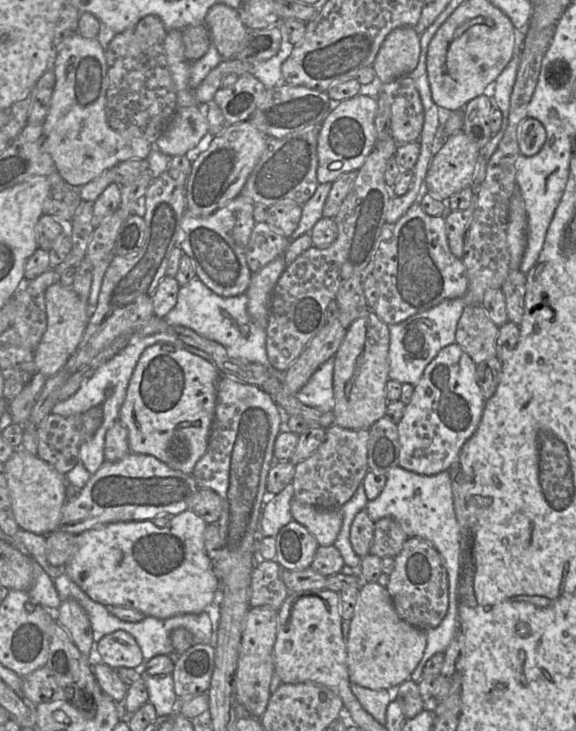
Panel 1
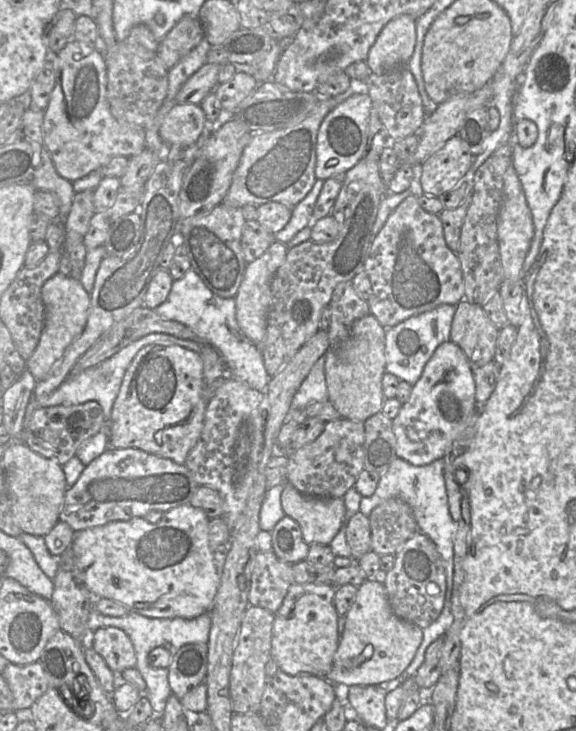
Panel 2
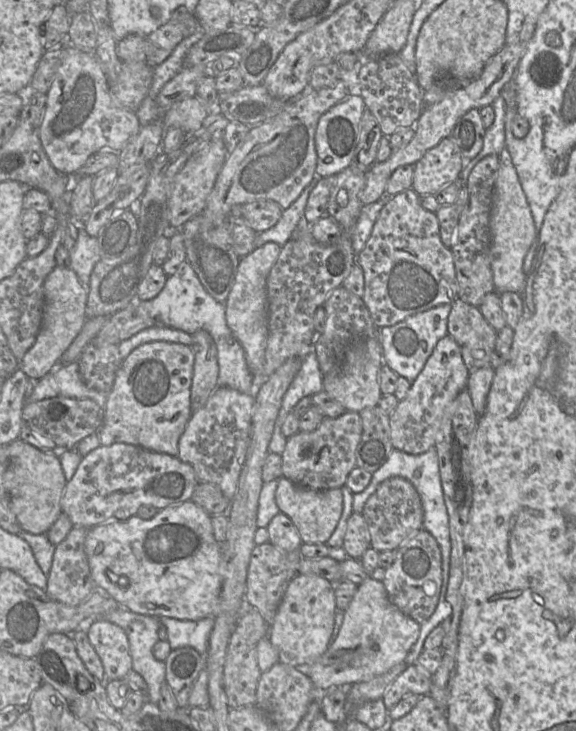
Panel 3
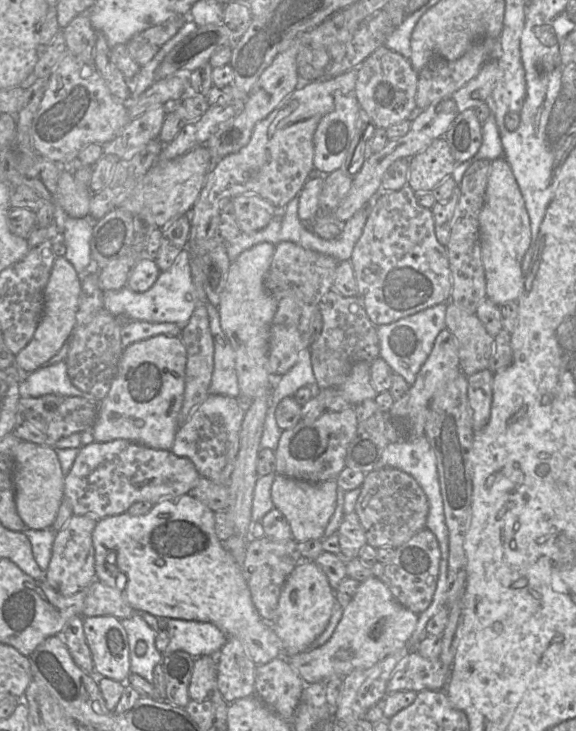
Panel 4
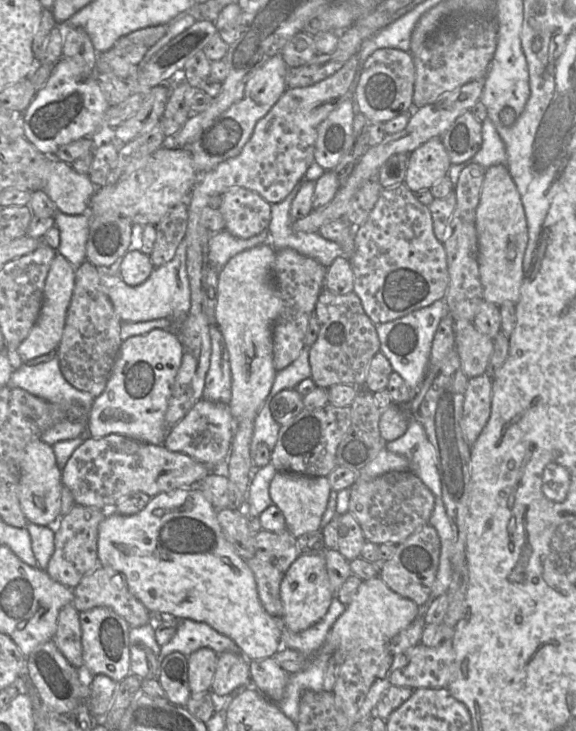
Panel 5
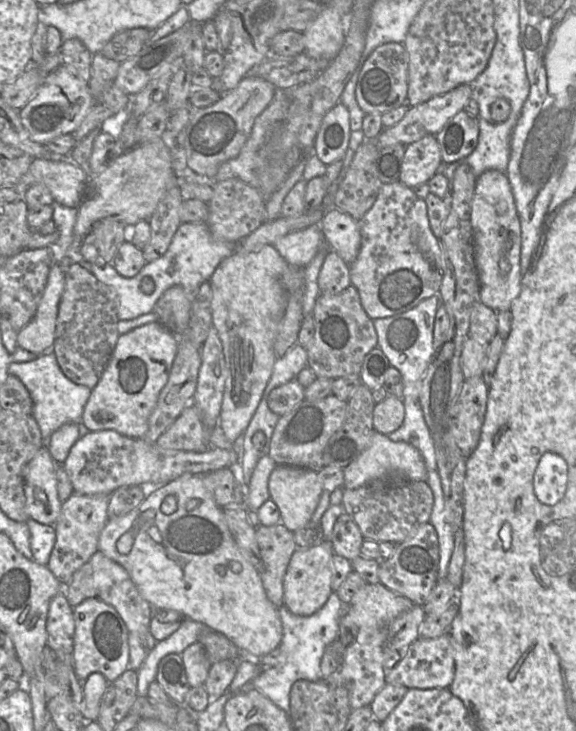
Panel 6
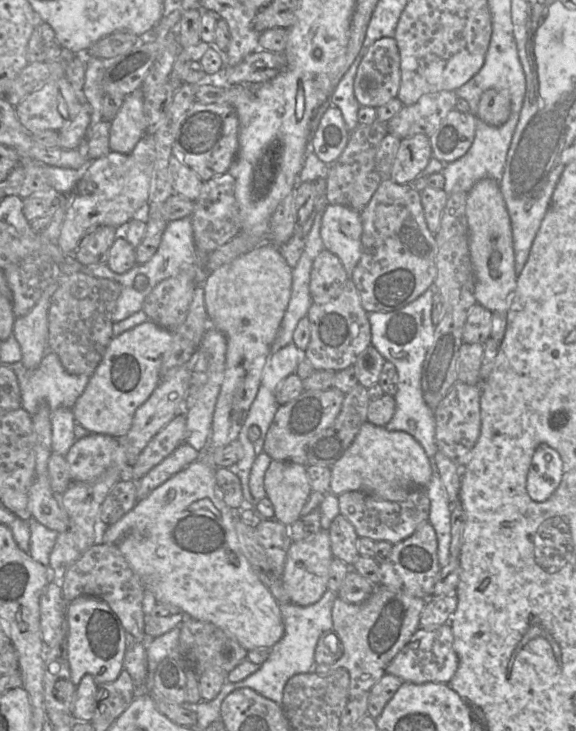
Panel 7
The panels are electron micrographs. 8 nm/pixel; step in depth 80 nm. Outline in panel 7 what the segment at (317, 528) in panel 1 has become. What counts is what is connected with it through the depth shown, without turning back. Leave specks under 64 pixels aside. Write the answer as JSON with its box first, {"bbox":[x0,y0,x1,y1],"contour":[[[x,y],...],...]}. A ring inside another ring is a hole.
{"bbox":[264,460,312,526],"contour":[[[272,460],[265,473],[264,487],[274,508],[274,519],[286,526],[300,518],[312,492],[306,468],[293,462]]]}

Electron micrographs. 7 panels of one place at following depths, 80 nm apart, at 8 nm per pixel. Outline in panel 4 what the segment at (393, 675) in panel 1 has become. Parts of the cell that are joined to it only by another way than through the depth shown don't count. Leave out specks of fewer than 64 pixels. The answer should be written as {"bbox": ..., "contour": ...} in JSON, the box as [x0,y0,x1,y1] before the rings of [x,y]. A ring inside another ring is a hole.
{"bbox":[287,576,418,684],"contour":[[[372,576],[359,584],[327,642],[288,657],[287,662],[306,684],[344,677],[357,668],[371,667],[405,647],[417,622],[418,615],[401,605],[380,578]]]}

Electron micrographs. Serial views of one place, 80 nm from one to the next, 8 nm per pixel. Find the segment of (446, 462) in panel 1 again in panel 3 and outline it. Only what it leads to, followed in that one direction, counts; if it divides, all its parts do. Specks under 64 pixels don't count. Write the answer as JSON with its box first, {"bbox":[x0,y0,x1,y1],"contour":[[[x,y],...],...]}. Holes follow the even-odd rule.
{"bbox":[389,334,470,455],"contour":[[[448,334],[440,339],[426,361],[406,397],[398,402],[389,416],[391,443],[394,449],[411,455],[419,455],[436,448],[437,434],[440,431],[446,409],[458,394],[468,388],[470,372],[467,369],[460,346]]]}

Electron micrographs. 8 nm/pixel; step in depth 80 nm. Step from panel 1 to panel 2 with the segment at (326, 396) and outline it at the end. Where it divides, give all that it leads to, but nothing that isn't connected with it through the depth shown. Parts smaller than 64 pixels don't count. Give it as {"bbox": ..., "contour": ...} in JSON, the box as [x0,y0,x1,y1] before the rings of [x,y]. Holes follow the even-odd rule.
{"bbox":[289,356,329,413],"contour":[[[326,356],[319,358],[293,397],[289,413],[305,409],[312,402],[329,401],[325,379]]]}

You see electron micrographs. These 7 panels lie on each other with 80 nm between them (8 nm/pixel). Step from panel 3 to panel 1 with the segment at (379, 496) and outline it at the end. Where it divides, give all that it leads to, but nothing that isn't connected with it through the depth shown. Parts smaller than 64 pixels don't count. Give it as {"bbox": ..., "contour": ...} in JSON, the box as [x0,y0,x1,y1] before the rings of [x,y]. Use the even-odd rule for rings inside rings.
{"bbox":[370,517,408,558],"contour":[[[384,517],[374,523],[374,538],[370,553],[379,558],[395,557],[408,535],[394,519]]]}

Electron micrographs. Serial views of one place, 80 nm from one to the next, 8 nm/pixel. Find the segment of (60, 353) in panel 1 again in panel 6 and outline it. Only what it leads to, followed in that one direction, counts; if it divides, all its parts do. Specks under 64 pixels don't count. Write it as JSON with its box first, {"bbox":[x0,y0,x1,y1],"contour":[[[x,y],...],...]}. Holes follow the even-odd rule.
{"bbox":[17,262,65,355],"contour":[[[54,262],[33,318],[17,332],[18,346],[36,355],[53,348],[59,303],[65,287],[64,268]]]}

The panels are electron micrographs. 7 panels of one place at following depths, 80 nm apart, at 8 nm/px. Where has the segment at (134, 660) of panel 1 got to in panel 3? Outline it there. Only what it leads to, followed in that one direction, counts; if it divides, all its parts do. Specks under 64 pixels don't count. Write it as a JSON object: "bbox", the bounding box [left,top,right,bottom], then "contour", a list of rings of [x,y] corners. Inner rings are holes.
{"bbox":[86,619,132,681],"contour":[[[98,619],[89,626],[86,634],[103,664],[106,681],[125,679],[132,670],[132,657],[125,631],[117,624]]]}

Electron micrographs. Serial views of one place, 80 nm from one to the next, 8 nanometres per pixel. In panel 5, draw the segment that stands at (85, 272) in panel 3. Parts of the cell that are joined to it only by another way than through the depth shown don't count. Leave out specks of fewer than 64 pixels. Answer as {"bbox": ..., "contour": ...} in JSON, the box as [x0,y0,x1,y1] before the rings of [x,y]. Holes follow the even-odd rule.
{"bbox":[54,209,92,268],"contour":[[[58,209],[54,225],[60,234],[57,253],[65,257],[75,268],[86,261],[86,242],[92,218],[89,214],[69,215]]]}

